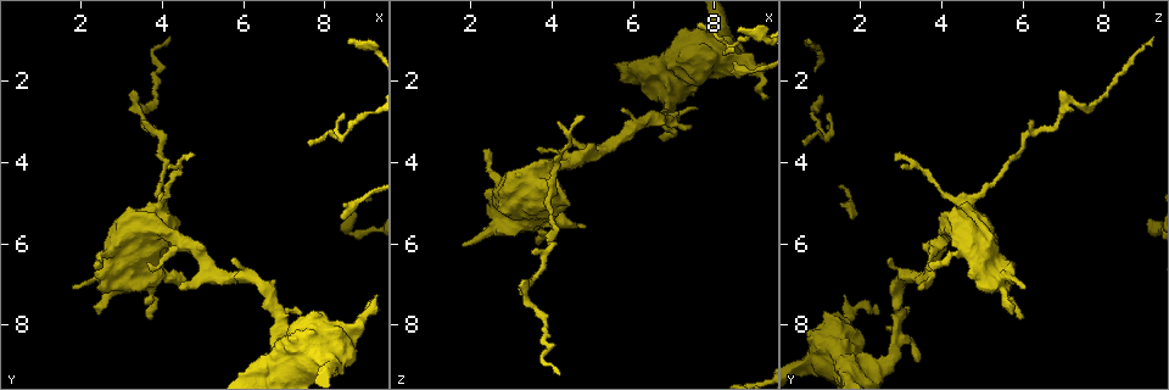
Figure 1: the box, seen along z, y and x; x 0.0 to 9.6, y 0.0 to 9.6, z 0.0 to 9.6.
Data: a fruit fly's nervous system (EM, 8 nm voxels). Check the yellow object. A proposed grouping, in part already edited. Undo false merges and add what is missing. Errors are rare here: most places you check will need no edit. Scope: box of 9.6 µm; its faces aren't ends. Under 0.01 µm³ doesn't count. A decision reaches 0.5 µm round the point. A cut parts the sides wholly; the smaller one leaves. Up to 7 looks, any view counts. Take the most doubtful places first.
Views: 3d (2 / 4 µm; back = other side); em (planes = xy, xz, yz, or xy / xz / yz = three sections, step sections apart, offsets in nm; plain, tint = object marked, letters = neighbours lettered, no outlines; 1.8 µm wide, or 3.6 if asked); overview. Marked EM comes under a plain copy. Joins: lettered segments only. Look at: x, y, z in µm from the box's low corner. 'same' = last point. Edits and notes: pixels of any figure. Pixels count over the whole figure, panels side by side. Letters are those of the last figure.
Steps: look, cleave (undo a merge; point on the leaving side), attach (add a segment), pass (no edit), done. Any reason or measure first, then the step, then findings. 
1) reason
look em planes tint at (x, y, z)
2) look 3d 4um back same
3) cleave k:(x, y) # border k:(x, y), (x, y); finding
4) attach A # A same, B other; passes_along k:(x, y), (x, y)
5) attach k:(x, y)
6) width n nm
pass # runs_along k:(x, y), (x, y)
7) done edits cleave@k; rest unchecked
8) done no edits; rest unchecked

sharp bend
look em planes letters at (6.85, 8.35, 2.85)

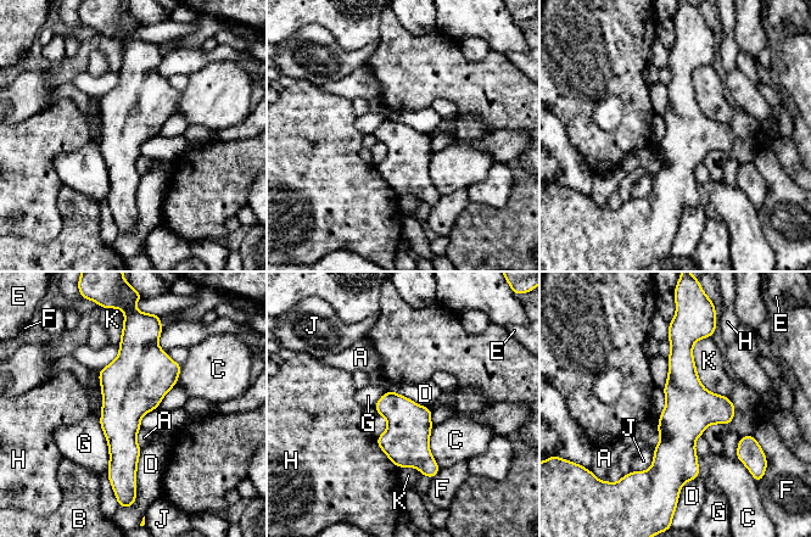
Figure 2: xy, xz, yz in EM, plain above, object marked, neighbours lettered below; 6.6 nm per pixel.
pass # A other, B other, C other, D other, E other, F other, G other, H other, J other, K other; runs_along 2:(682, 335), (682, 421), (670, 481); one neuron here

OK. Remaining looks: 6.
sharp bend
look 3d 4um at (3.30, 2.50, 7.20)

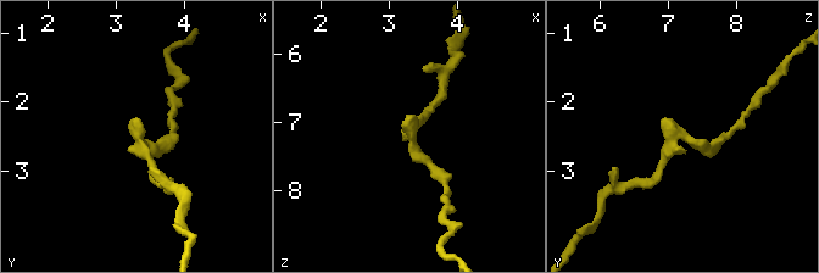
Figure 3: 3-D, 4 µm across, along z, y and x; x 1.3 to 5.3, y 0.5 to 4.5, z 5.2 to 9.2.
look em xz step 8 tint at (3.35, 2.55, 7.20)

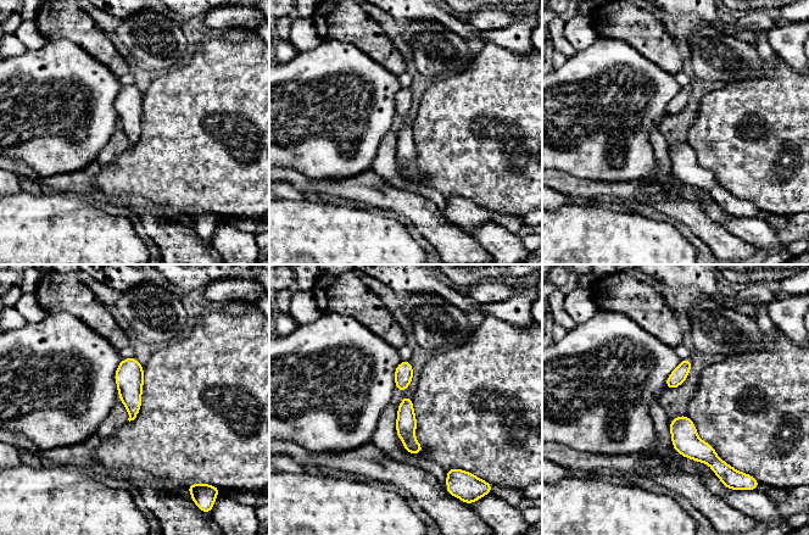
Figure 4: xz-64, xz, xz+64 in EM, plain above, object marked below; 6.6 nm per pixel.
look em planes letters same

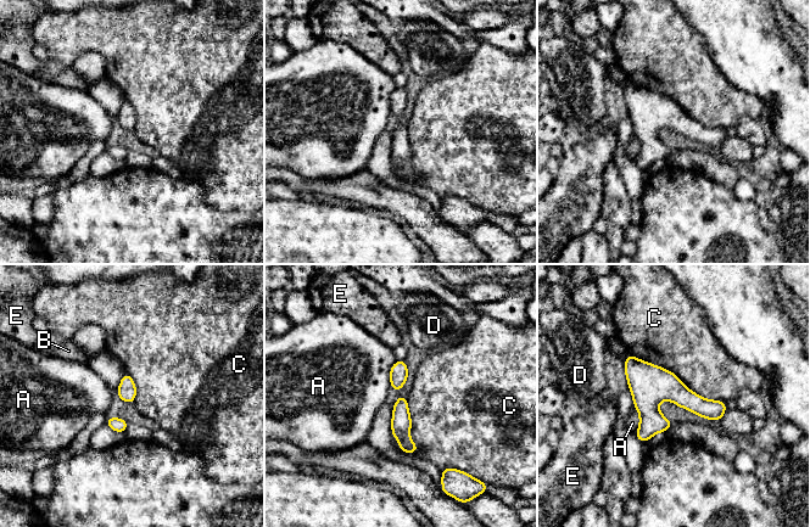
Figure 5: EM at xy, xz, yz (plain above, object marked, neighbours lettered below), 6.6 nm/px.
pass # A other, B other, C other, D other, E other; border 5:(630, 352), (725, 402); one neuron here

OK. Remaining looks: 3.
sharp bend
look em 3.6um xz step 8 tint at (8.85, 8.00, 1.55)

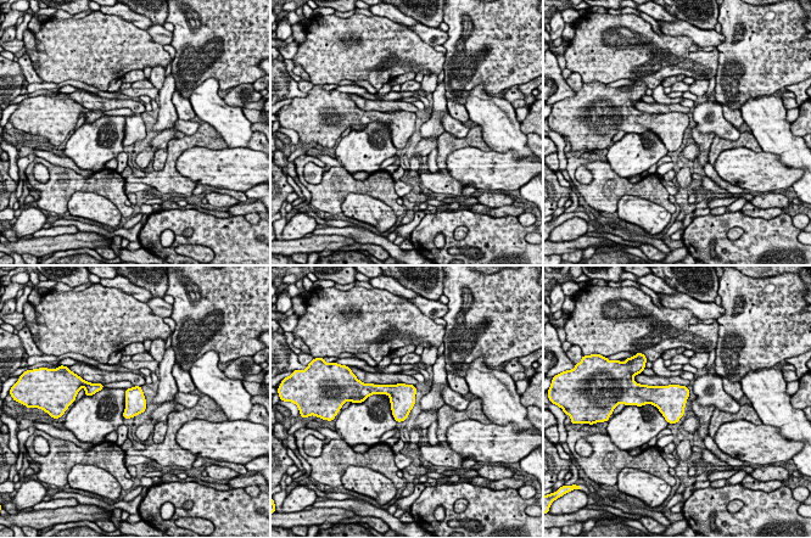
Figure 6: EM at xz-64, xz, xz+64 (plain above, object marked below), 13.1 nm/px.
look em 3.6um xz step 8 letters same

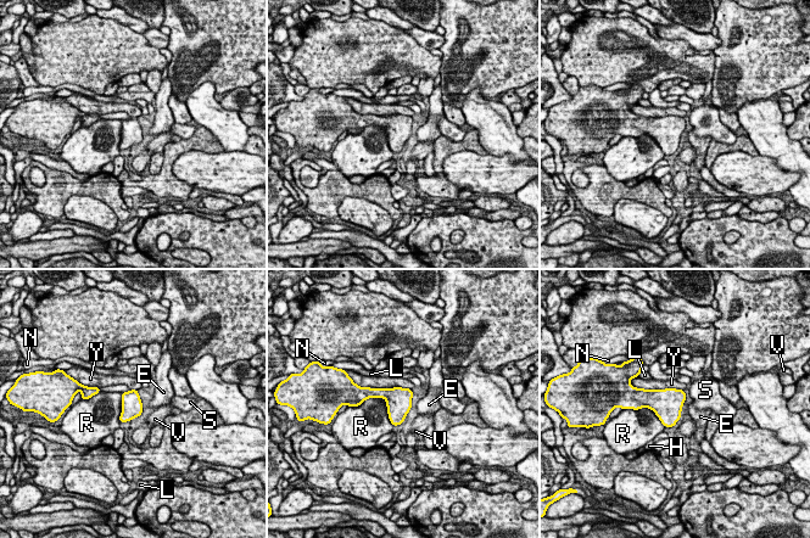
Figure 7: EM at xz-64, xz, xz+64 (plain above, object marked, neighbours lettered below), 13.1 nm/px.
pass # E other, H other, L other, N other, R other, S other, V other, Y other; border 7:(362, 402), (384, 398), (394, 425); one neuron here

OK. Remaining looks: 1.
done no edits; rest unchecked

